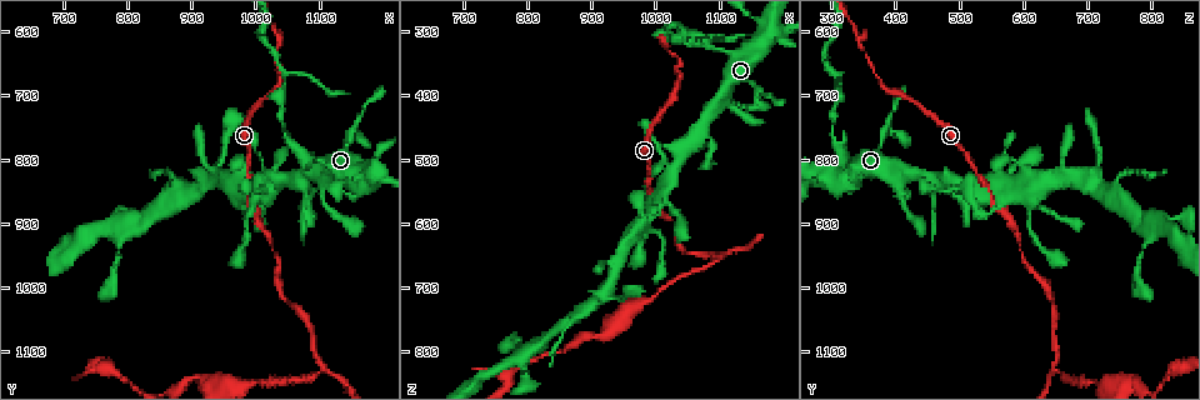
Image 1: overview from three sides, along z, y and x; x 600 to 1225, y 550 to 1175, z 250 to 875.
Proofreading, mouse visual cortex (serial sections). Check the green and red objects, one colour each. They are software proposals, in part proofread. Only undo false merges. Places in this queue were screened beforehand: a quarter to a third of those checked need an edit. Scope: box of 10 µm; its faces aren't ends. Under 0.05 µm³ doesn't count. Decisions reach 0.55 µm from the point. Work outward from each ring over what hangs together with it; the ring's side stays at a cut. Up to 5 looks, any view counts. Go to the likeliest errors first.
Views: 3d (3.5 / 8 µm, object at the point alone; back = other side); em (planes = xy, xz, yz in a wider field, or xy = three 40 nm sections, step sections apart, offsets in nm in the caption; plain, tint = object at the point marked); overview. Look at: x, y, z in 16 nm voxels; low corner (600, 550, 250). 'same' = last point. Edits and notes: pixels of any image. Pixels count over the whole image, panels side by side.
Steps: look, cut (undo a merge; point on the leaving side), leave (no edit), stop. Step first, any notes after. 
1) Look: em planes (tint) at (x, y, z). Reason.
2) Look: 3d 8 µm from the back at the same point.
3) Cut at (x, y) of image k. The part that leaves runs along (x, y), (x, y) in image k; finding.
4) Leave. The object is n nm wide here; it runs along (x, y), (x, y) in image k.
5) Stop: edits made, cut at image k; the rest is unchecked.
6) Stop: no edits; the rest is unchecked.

Look: 3d 3.5 µm from the back at (1105, 1125, 650).

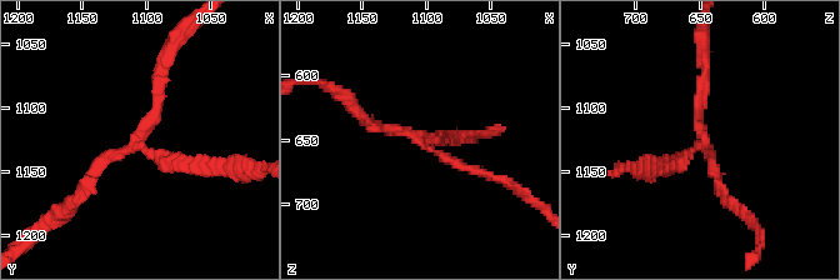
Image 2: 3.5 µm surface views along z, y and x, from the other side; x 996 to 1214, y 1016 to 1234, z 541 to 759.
Look: em planes (tint) at (1106, 1126, 650). 3 arms meet here; the arms are 150, 150, 150 nm wide; now the EM.

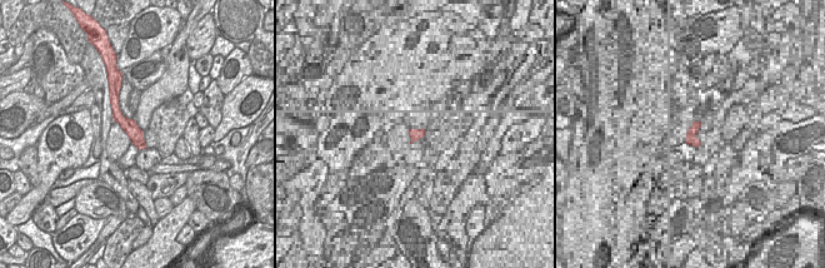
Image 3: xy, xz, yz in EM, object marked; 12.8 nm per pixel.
Cut at (453, 160) of image 2. The part that leaves runs along (419, 141), (526, 195) in image 2; two cells meet here.

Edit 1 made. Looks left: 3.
Look: overview. See it whole again.

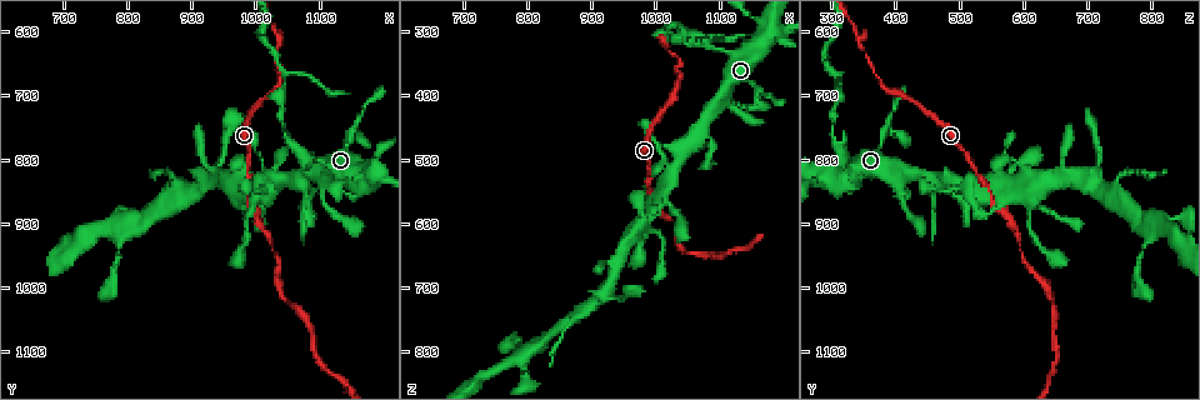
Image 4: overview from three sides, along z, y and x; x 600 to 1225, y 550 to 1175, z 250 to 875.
Look: 3d 3.5 µm from the back at (1050, 755, 300). A narrow waist.

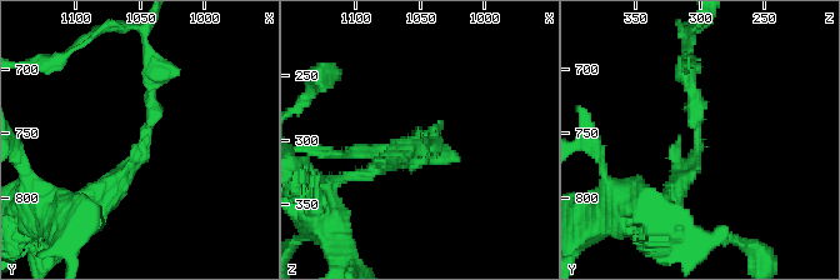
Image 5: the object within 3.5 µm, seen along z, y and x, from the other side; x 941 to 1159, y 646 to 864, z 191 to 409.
Look: em xy step 5 (tint) at (1050, 748, 302). The arms are 200, 250 nm wide; shape alone is not enough.

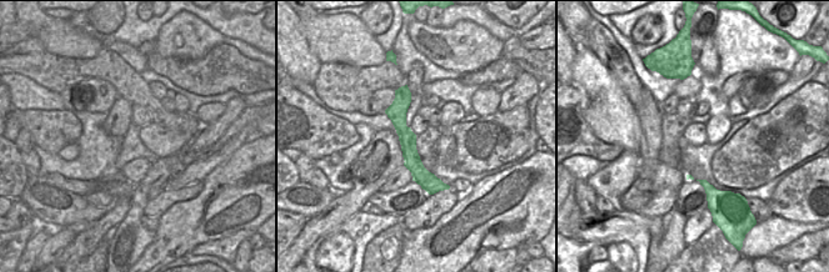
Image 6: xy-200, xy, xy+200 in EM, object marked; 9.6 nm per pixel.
Cut at (150, 116) of image 5. The object is 170 nm wide here; the part that leaves runs along (675, 186), (698, 151), (695, 94) in image 5; a second cell is stuck on.

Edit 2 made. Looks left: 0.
Stop: edits made, cut at image 2, cut at image 5; the rest is unchecked.

